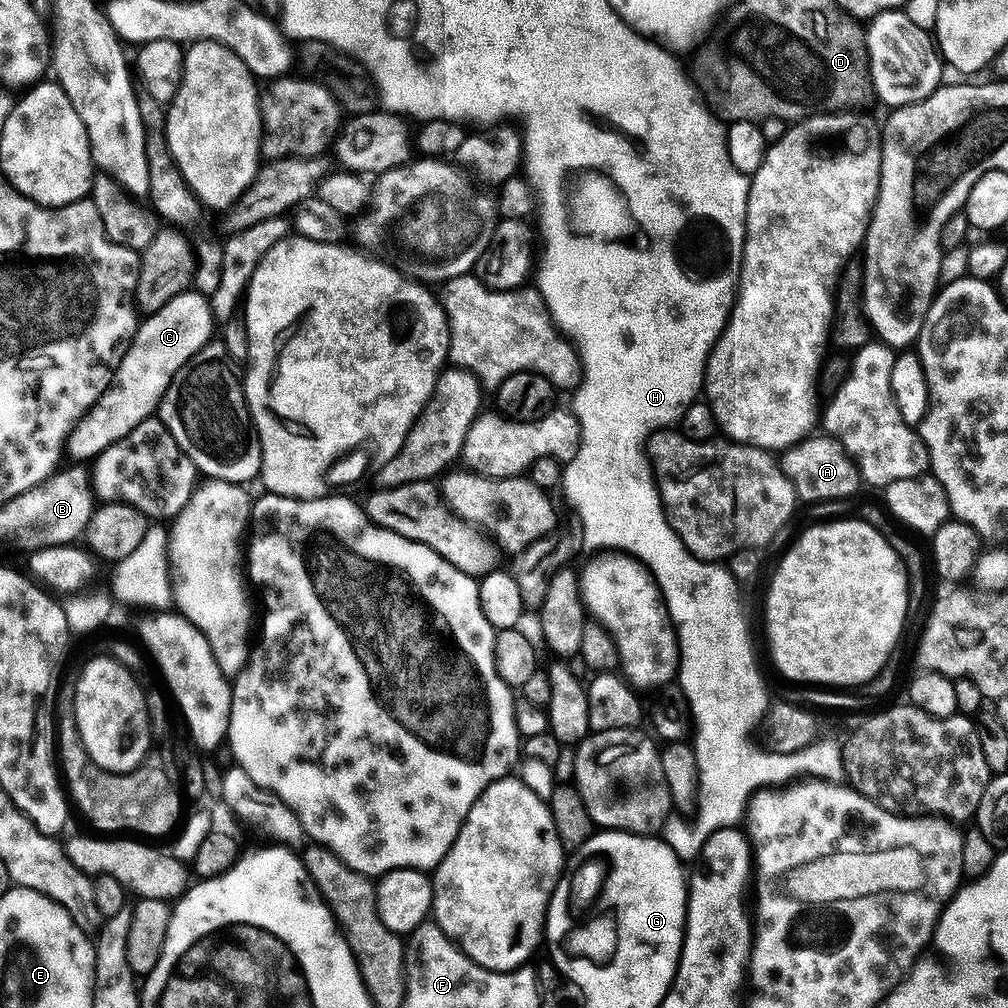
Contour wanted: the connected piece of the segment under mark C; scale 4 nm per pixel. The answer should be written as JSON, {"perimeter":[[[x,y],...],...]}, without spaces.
{"perimeter":[[[189,290],[180,292],[176,297],[170,298],[161,309],[149,312],[136,325],[136,333],[128,341],[121,357],[120,363],[116,365],[112,373],[112,382],[107,390],[90,406],[88,413],[74,426],[74,430],[68,435],[66,445],[66,456],[72,462],[91,462],[95,460],[106,446],[112,446],[118,442],[118,438],[124,438],[138,422],[149,419],[159,409],[160,399],[166,394],[166,386],[178,374],[178,370],[198,349],[213,343],[212,331],[218,328],[218,321],[212,312],[209,297],[203,296],[201,292]]]}

